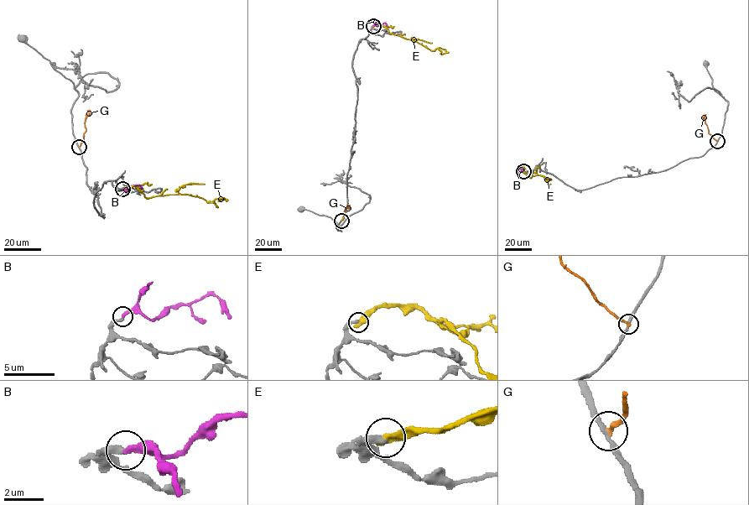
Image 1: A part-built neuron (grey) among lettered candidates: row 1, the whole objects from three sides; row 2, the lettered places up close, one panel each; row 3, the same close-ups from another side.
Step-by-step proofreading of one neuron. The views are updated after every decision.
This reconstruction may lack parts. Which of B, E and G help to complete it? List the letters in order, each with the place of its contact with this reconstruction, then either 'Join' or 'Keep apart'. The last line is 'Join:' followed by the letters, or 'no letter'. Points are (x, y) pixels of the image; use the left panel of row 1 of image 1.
B: Touches grey at (122, 189). Join
E: Touches grey at (122, 189). Keep apart
G: Touches grey at (79, 147). Keep apart
Join: B

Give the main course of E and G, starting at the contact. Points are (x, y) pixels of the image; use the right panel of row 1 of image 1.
E: (523, 171), (529, 177), (541, 175), (548, 179), (545, 180), (545, 178), (551, 179)
G: (717, 141), (708, 132), (705, 115)

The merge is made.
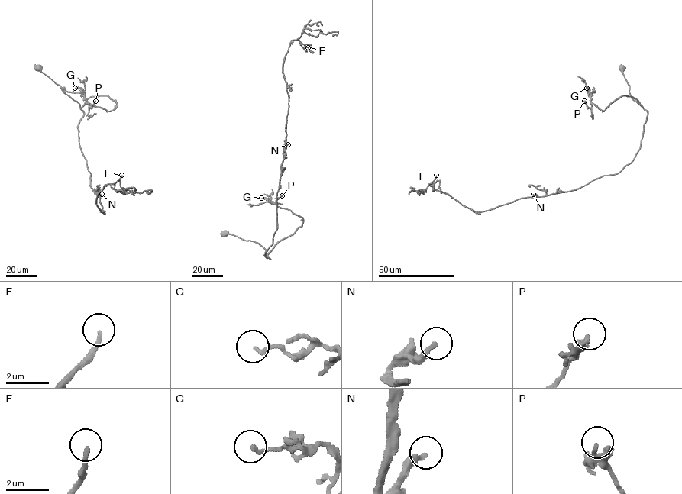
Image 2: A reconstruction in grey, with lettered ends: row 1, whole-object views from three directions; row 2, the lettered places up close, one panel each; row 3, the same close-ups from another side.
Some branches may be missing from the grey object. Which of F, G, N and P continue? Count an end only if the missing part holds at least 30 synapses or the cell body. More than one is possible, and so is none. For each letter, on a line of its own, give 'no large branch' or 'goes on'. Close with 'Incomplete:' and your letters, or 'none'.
F: goes on
G: no large branch
N: no large branch
P: no large branch
Incomplete: F

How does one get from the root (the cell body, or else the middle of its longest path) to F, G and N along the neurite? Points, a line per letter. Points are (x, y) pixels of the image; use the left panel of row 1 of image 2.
F: (39, 69), (83, 111), (79, 144), (100, 211), (97, 195), (121, 175)
G: (39, 69), (81, 108), (98, 95), (107, 95), (117, 106), (107, 111), (92, 106), (75, 88)
N: (39, 69), (78, 102), (83, 111), (78, 127), (79, 146), (91, 173), (90, 185), (98, 196), (101, 194)

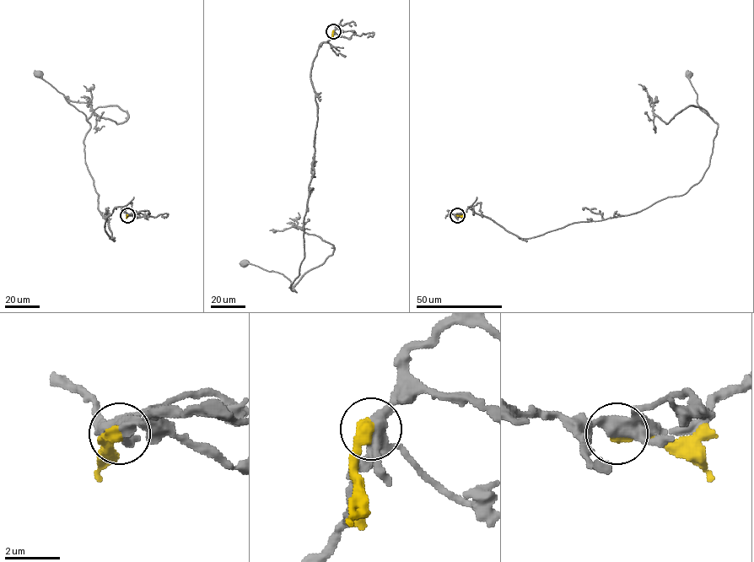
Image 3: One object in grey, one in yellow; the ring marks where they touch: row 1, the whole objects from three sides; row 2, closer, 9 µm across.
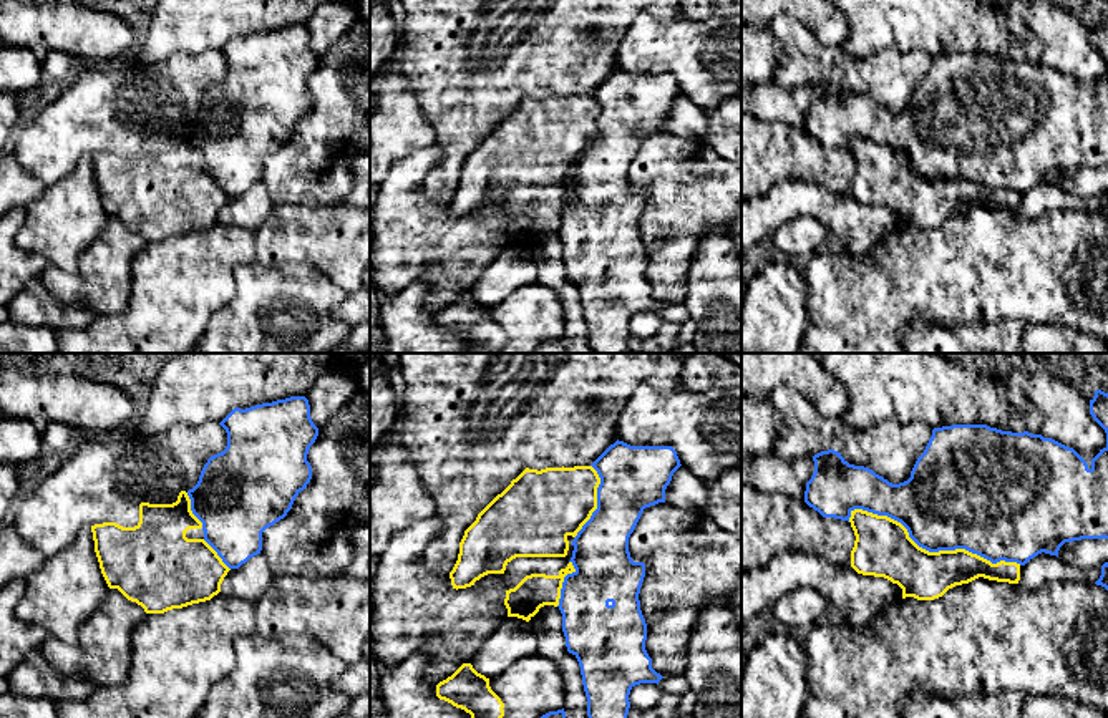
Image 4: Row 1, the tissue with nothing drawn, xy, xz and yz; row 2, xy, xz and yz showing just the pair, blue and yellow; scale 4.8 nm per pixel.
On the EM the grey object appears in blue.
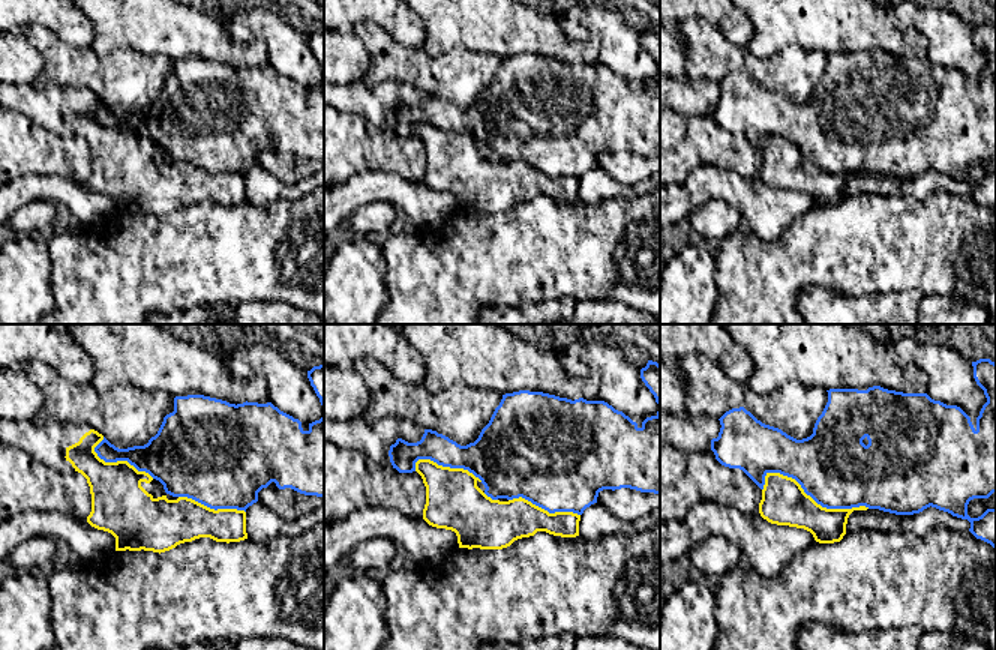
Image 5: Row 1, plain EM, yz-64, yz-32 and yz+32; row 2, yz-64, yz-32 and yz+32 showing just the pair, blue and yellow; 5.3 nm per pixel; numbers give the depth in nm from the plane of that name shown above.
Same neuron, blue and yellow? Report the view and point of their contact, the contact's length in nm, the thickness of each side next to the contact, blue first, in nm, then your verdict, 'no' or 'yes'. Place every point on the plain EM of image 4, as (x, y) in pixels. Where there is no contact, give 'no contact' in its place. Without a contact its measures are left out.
meets blue in yz at (934, 179); contact 850 nm long; 460 nm thick on the blue side, 280 nm on the other; no

